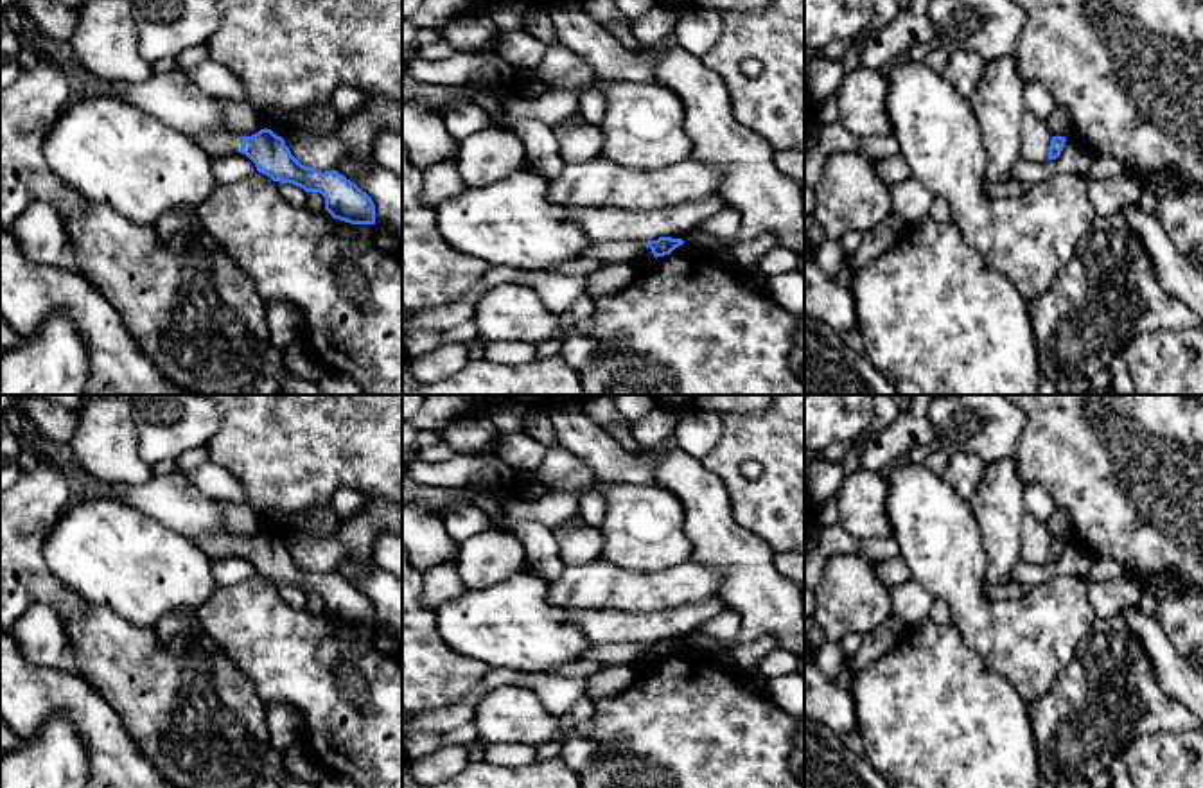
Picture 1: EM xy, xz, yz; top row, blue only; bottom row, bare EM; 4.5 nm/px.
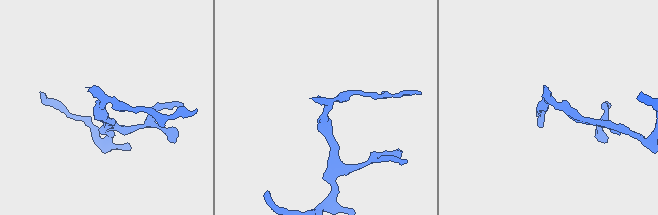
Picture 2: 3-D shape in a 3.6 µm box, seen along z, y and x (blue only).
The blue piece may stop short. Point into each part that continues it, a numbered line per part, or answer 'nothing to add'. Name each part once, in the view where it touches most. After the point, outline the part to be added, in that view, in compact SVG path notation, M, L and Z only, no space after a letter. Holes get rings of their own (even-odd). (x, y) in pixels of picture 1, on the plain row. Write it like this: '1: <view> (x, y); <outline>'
1: xy (214, 546); M206 537L198 540L198 546L210 556L239 555L242 540L239 537Z

